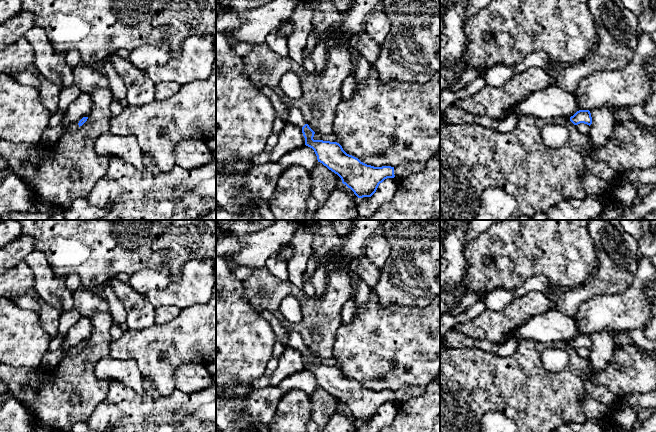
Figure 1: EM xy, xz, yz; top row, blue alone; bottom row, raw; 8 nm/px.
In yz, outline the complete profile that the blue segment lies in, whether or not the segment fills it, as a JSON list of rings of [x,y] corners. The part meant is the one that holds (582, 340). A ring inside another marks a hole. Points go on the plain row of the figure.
[[[579,334],[573,340],[570,341],[570,345],[574,349],[584,347],[590,350],[592,348],[591,337],[589,334]]]

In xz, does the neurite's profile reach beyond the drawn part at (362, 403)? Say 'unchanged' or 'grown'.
grown

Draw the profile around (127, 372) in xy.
[[[108,356],[95,363],[94,373],[99,379],[119,381],[135,393],[144,394],[144,376],[132,359],[115,360]]]

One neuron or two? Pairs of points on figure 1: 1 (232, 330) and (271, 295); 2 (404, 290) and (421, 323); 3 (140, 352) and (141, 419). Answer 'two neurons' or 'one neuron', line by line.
1: two neurons
2: two neurons
3: two neurons

